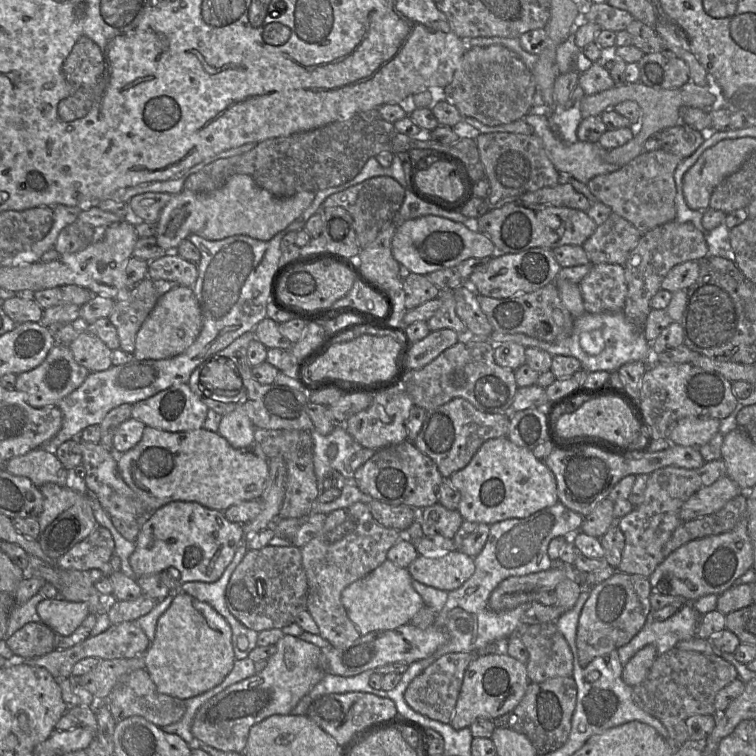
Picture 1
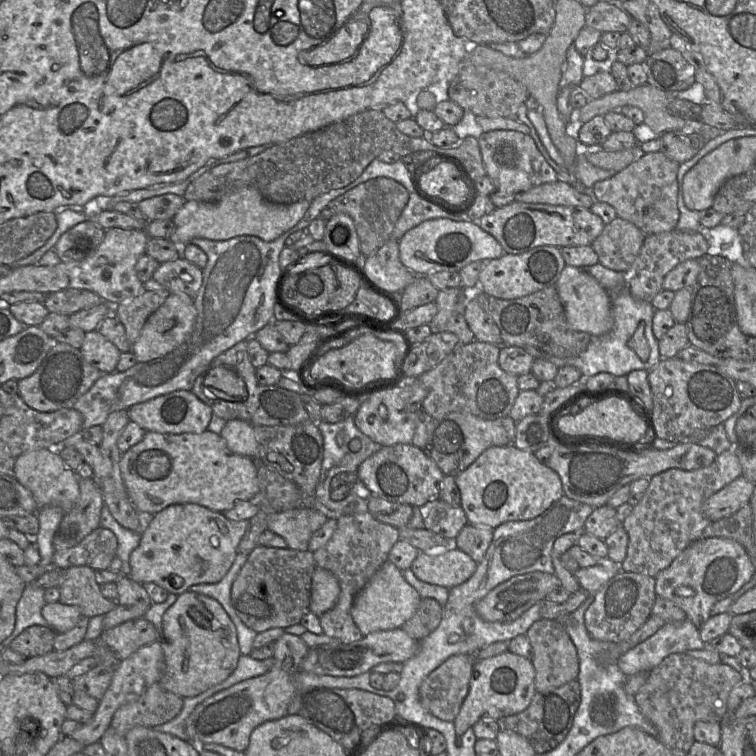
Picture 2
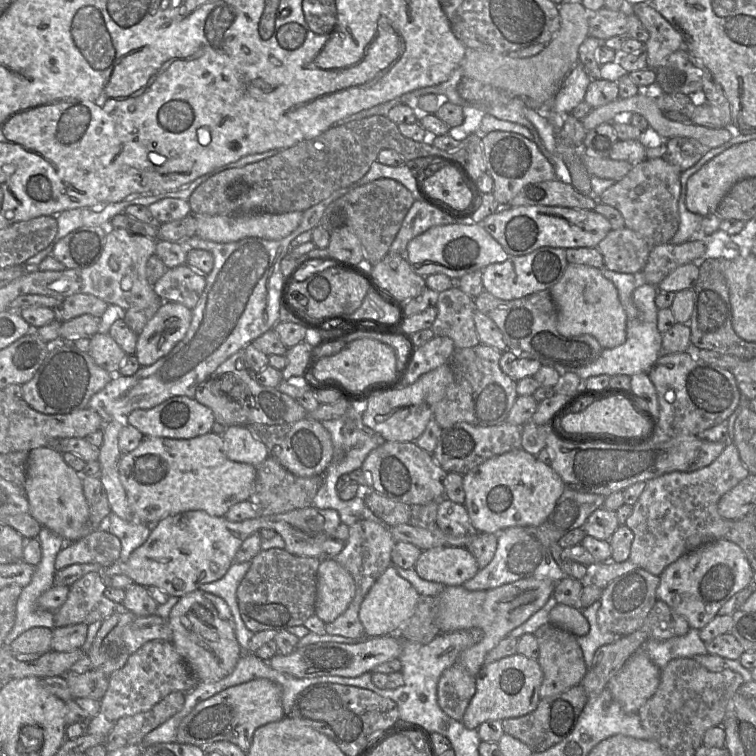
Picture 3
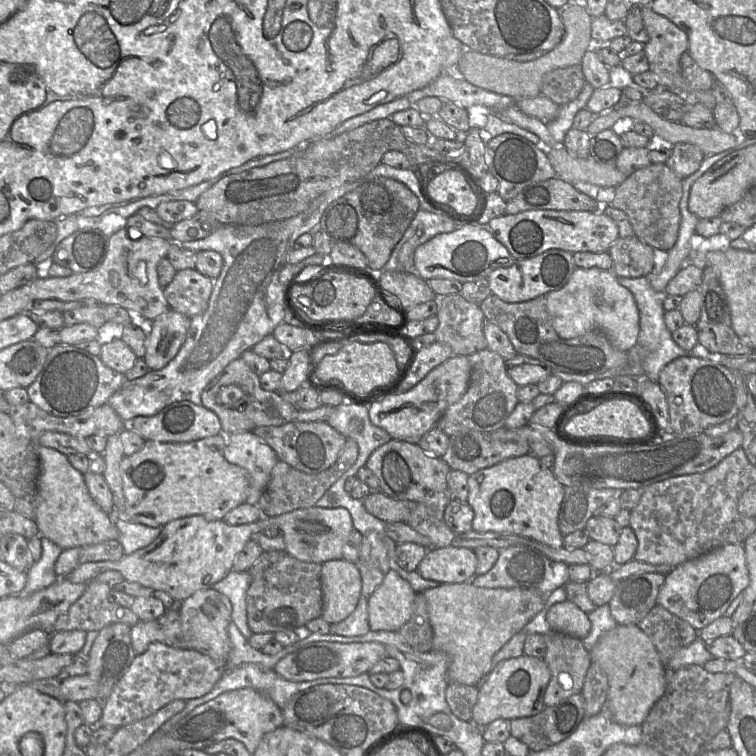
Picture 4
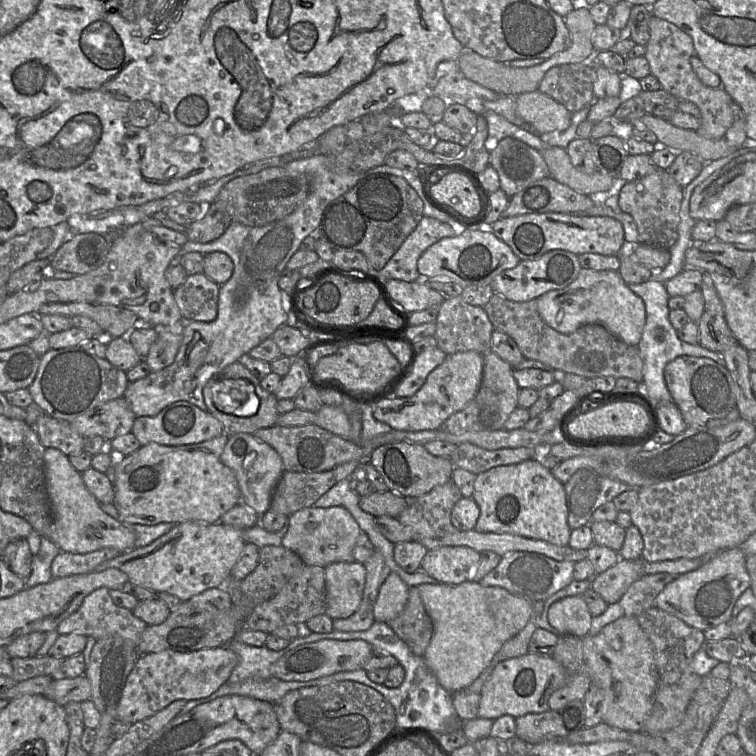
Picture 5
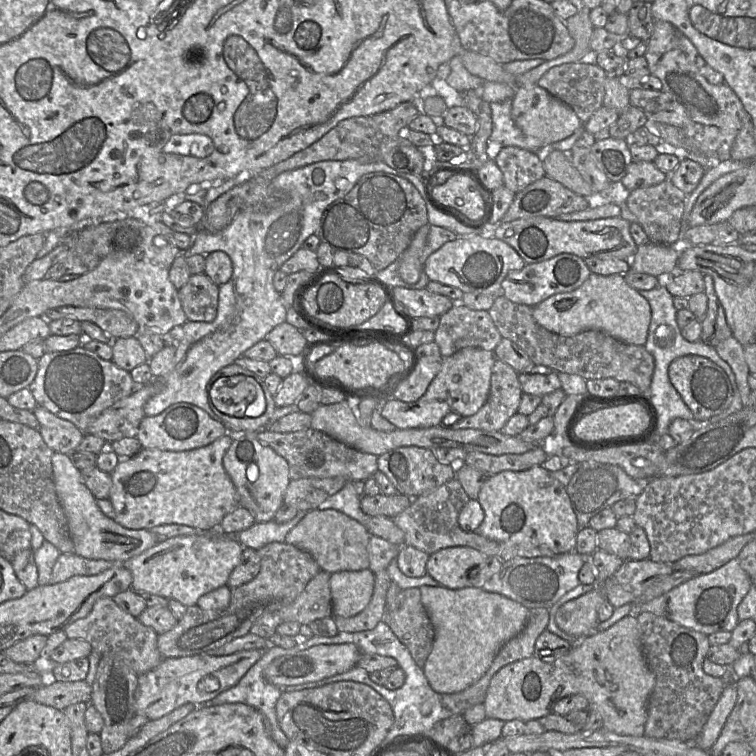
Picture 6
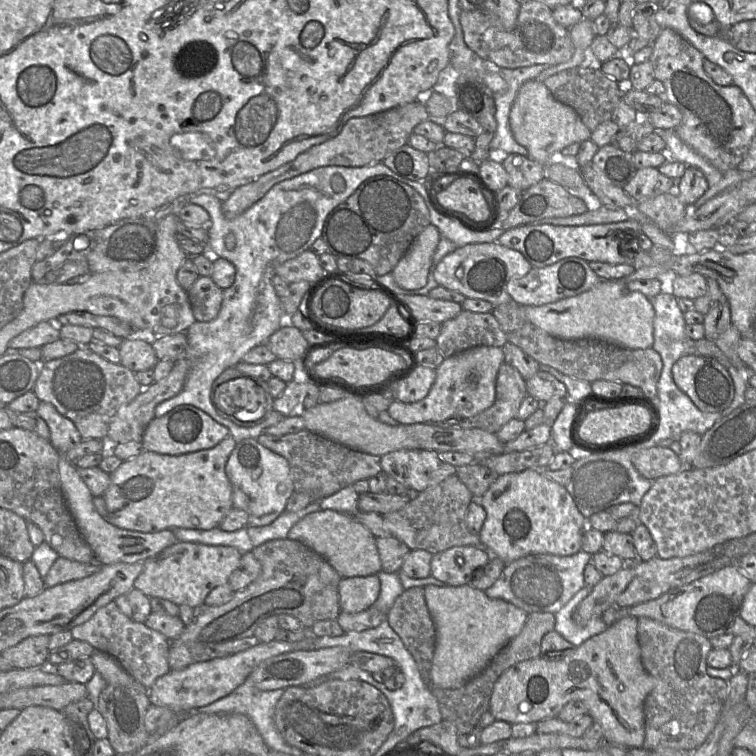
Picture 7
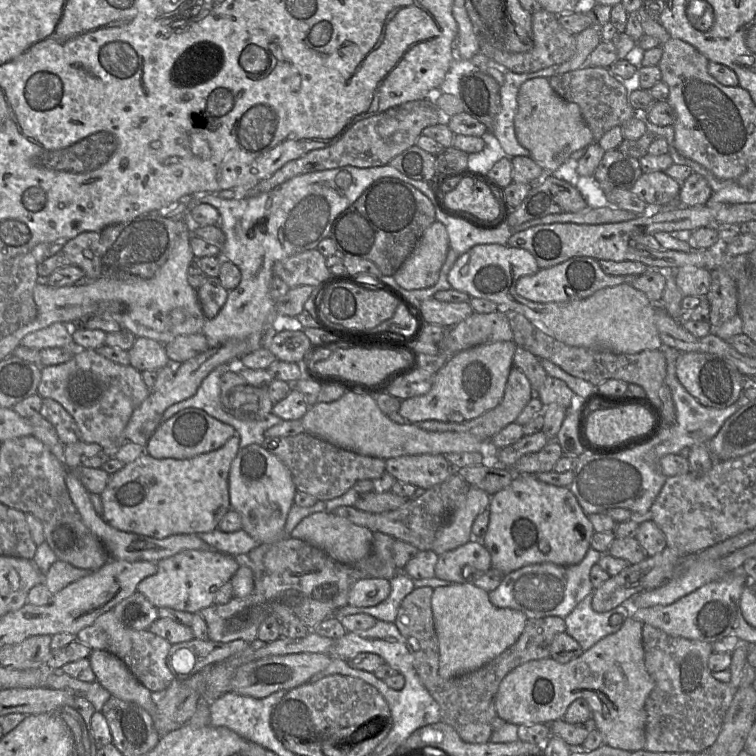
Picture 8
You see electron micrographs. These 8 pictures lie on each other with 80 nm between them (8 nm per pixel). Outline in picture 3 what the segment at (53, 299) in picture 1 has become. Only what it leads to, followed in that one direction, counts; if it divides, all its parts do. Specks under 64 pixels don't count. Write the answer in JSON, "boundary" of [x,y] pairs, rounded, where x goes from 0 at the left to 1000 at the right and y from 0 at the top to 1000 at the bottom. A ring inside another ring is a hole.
{"boundary":[[[112,388],[87,393],[79,402],[70,406],[73,423],[85,427],[110,415],[120,415],[134,421],[143,402],[135,396]]]}

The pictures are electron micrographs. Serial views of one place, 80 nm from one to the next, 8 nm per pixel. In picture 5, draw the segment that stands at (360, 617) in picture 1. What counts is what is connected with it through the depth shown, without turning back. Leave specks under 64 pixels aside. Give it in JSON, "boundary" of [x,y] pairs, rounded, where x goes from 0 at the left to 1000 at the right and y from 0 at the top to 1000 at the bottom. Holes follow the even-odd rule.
{"boundary":[[[517,755],[503,776],[495,799],[496,823],[513,824],[534,806],[541,787],[541,776],[529,762]]]}

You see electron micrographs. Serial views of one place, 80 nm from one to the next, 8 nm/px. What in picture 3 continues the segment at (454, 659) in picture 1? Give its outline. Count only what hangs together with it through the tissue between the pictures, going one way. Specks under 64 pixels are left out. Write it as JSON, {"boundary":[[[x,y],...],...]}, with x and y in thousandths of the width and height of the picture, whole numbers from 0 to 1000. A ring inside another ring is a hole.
{"boundary":[[[603,877],[591,884],[581,897],[578,929],[590,946],[610,954],[628,915],[628,894]]]}

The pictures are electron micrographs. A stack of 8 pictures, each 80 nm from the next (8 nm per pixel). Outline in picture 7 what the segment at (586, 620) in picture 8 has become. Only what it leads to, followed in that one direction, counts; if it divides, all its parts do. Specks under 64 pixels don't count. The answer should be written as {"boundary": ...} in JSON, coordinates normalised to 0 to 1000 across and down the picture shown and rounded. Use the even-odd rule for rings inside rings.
{"boundary":[[[775,772],[747,802],[733,812],[735,820],[733,833],[761,856],[769,853],[783,841],[799,836],[804,831],[804,827],[798,821],[795,815],[782,819],[774,828],[766,828],[757,820],[759,806],[780,786],[782,780],[783,776]]]}

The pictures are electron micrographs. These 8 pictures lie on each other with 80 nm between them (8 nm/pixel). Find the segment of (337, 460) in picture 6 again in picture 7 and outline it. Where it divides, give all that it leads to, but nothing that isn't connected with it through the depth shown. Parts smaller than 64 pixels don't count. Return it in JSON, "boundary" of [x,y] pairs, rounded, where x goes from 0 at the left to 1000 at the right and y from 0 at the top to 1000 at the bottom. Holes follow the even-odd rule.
{"boundary":[[[406,567],[374,577],[348,573],[340,582],[381,610],[390,649],[407,653],[413,664],[435,657],[474,635],[489,634],[505,623],[503,603],[467,595]]]}

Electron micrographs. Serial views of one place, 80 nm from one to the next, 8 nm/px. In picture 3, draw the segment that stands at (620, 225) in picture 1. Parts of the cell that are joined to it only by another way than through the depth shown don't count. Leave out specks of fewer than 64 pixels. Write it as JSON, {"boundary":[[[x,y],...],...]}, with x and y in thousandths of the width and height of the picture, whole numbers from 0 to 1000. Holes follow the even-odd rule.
{"boundary":[[[825,300],[810,303],[791,323],[799,353],[816,361],[843,362],[853,353],[862,327],[851,313]]]}

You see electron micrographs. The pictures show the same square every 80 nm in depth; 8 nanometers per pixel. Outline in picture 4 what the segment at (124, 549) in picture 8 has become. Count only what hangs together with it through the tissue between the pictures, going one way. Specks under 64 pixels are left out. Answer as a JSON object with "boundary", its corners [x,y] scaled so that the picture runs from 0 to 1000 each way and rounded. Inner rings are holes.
{"boundary":[[[57,590],[50,593],[50,601],[53,624],[48,643],[46,690],[53,709],[83,728],[156,714],[157,704],[151,690],[120,659],[110,627],[93,615],[89,603]]]}

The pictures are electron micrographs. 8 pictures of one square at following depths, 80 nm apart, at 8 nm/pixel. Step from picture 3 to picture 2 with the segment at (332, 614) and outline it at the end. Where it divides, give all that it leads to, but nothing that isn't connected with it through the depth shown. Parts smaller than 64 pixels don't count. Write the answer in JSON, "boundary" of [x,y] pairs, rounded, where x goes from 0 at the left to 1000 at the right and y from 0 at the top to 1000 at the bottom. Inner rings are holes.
{"boundary":[[[418,750],[411,770],[410,808],[422,816],[443,802],[448,786],[446,765],[437,755]]]}

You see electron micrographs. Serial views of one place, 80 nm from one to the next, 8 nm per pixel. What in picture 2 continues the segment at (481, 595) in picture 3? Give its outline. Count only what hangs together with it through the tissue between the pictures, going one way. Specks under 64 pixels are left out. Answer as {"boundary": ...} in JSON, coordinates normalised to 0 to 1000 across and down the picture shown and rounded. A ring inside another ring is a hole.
{"boundary":[[[702,757],[680,762],[632,795],[628,808],[640,821],[677,823],[739,775],[742,770],[734,759]]]}

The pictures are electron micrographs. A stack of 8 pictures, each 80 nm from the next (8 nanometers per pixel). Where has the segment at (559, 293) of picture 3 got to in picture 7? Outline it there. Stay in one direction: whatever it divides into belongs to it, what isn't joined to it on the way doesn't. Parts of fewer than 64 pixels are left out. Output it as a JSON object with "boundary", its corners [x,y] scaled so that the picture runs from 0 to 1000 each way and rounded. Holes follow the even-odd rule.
{"boundary":[[[796,370],[780,384],[716,405],[690,403],[694,418],[725,442],[745,450],[787,448],[829,462],[862,460],[865,454],[864,403],[851,388],[836,385],[820,370]]]}

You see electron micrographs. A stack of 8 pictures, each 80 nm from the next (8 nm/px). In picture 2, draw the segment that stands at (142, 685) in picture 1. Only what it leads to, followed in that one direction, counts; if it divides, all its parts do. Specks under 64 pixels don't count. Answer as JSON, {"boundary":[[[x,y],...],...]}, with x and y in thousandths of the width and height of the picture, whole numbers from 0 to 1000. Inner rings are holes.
{"boundary":[[[204,903],[179,929],[160,934],[149,946],[146,962],[159,974],[181,960],[208,962],[231,950],[241,939],[243,923]]]}

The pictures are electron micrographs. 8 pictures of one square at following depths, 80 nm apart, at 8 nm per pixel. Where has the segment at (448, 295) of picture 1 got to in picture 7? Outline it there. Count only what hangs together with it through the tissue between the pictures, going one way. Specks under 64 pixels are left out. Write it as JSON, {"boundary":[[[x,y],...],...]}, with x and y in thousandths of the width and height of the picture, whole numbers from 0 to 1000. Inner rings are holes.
{"boundary":[[[612,409],[602,421],[583,427],[577,455],[587,474],[630,458],[664,459],[671,452],[651,413]]]}

